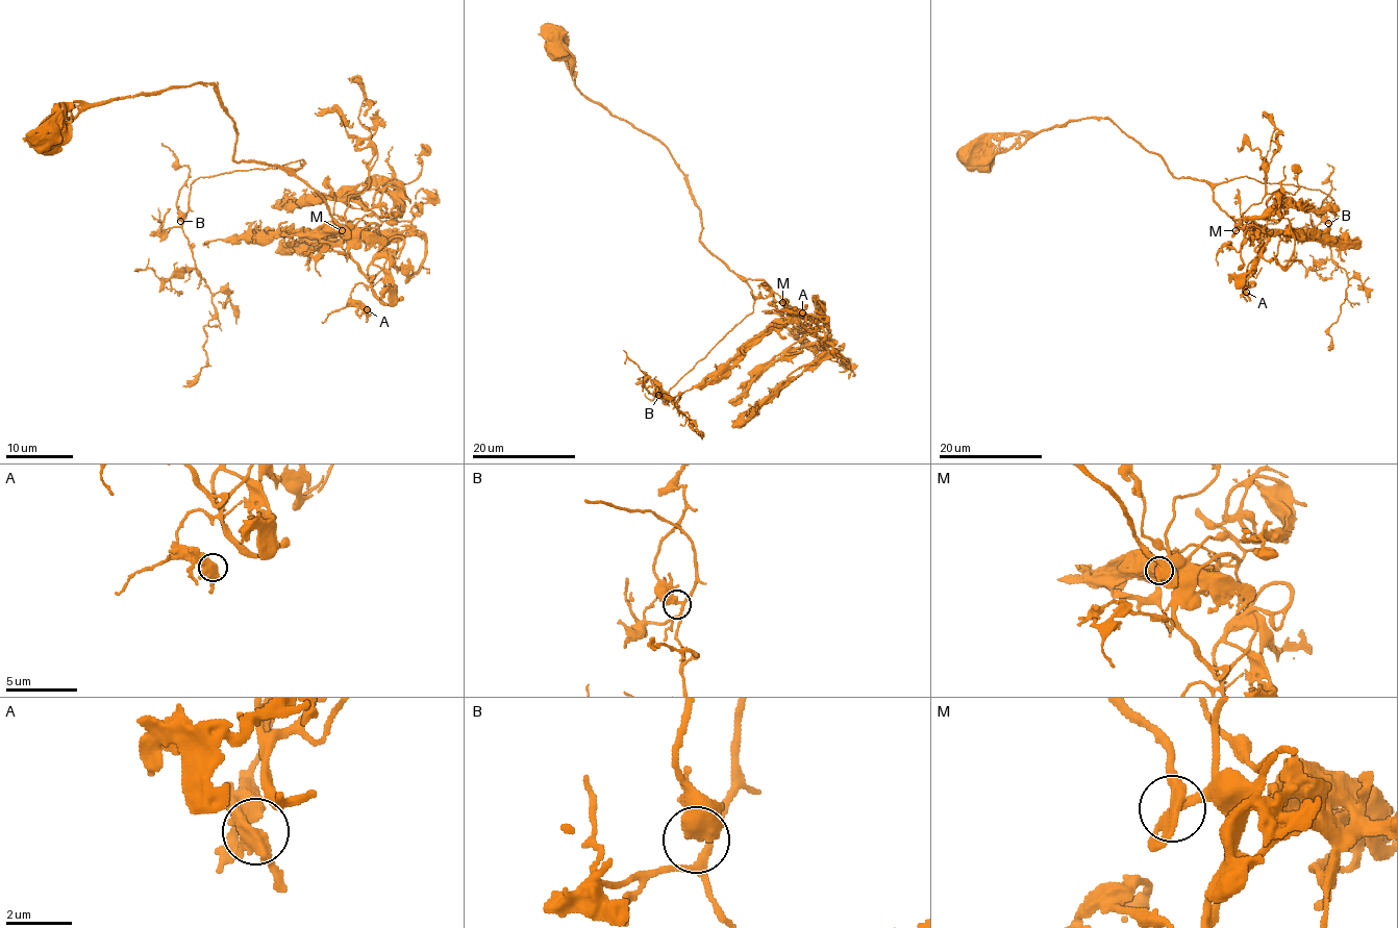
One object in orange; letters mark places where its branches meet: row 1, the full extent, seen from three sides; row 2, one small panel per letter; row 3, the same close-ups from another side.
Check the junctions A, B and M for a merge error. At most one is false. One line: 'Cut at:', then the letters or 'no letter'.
Cut at: no letter

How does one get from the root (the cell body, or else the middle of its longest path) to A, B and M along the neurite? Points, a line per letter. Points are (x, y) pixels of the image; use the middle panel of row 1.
A: (558, 48), (585, 96), (668, 150), (700, 211), (700, 242), (813, 333), (807, 314), (789, 314), (802, 312)
B: (558, 48), (585, 96), (668, 150), (700, 211), (700, 242), (752, 291), (753, 309), (666, 401), (658, 395)
M: (558, 48), (585, 96), (668, 150), (700, 211), (700, 242), (729, 270), (760, 279), (782, 302)

